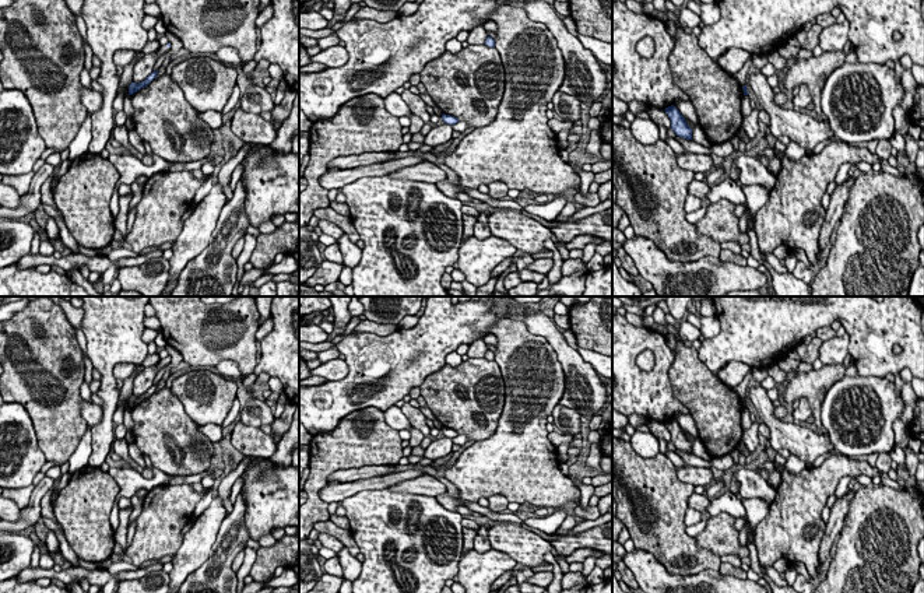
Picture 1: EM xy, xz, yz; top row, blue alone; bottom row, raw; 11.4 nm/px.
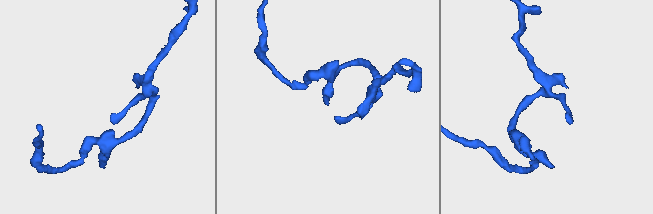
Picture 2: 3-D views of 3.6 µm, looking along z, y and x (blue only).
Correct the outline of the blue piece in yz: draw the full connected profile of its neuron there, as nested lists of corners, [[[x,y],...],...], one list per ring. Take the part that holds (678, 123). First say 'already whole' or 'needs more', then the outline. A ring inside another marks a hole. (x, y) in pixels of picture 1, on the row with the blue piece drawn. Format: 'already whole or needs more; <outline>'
already whole; [[[674,105],[665,108],[664,110],[671,120],[671,129],[674,133],[686,140],[692,140],[692,129],[686,124],[686,120],[681,112]]]

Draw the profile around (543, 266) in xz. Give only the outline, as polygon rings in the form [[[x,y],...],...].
[[[537,259],[527,266],[527,270],[537,271],[541,274],[548,274],[554,267],[554,260],[551,259]]]

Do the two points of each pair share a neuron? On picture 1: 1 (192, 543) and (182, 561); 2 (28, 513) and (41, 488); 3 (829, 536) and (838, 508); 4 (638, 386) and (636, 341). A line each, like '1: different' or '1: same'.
1: same
2: same
3: same
4: same

